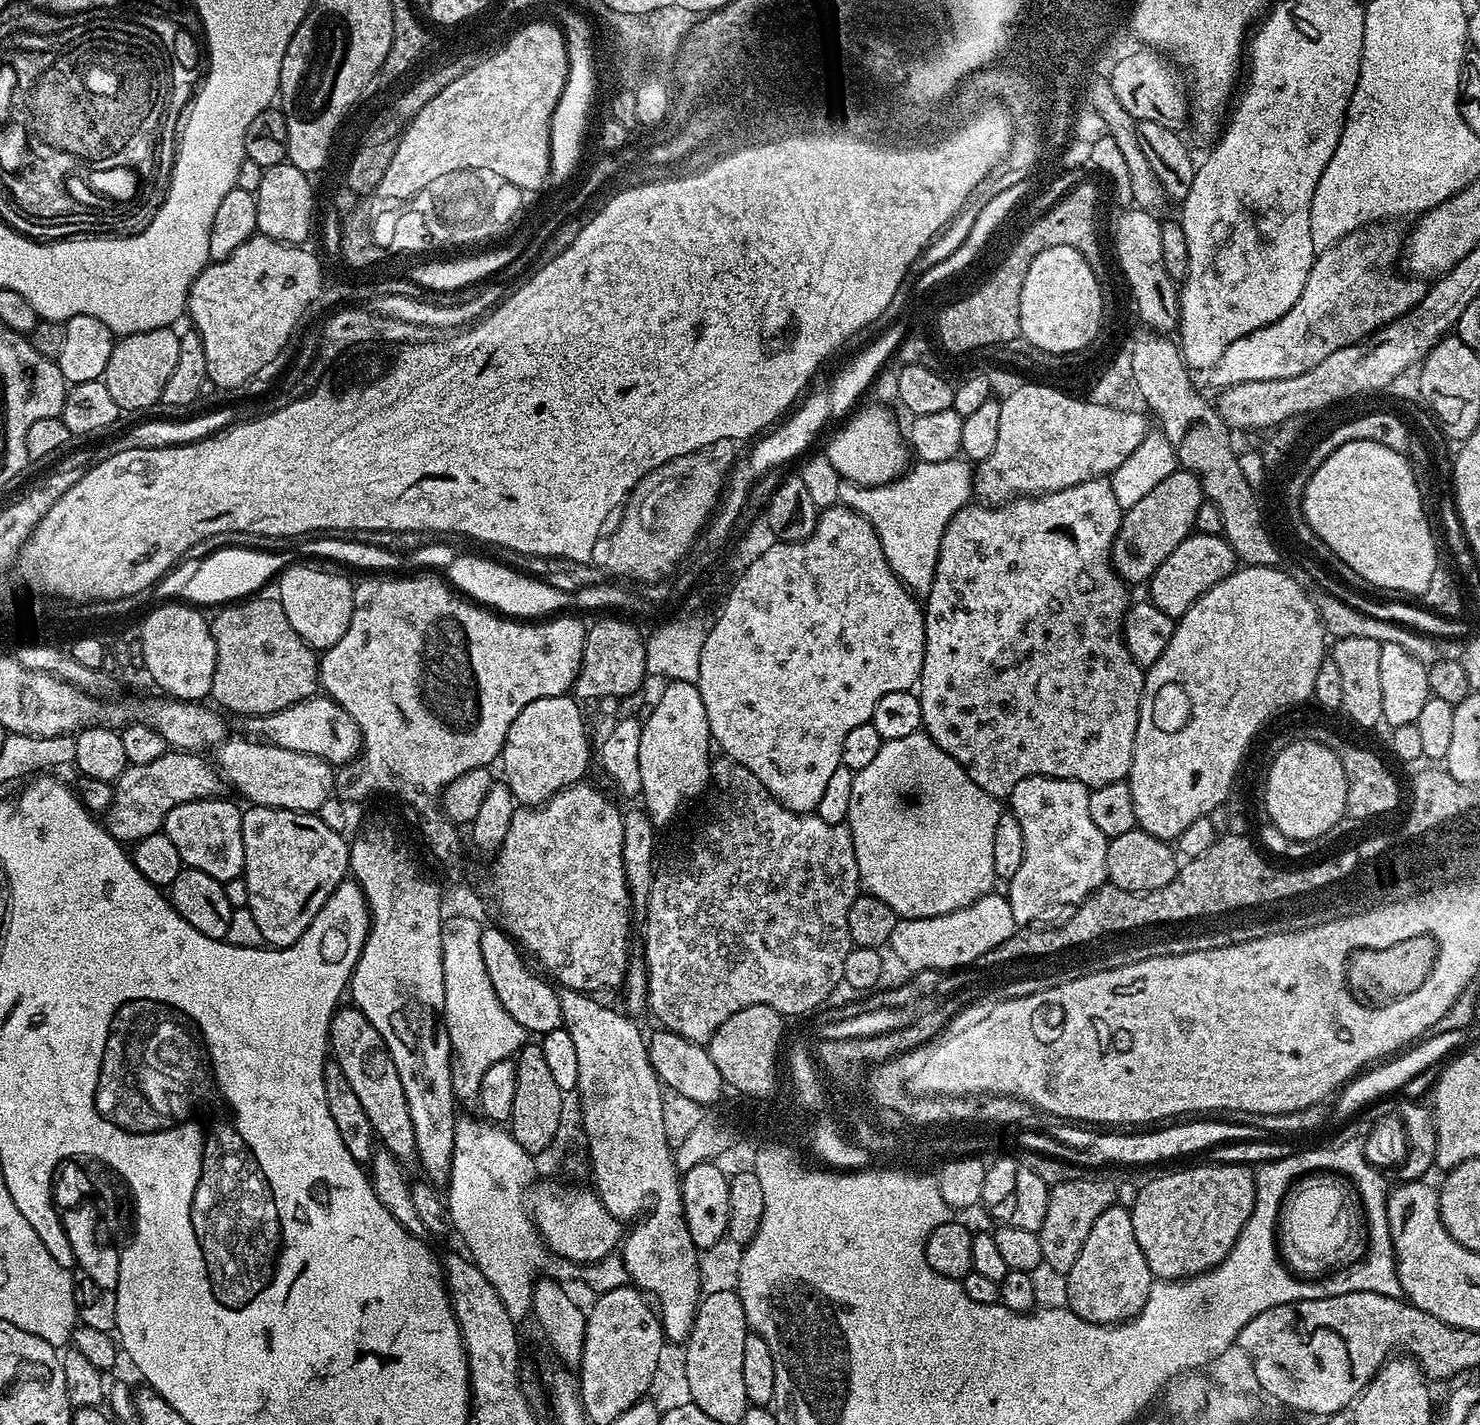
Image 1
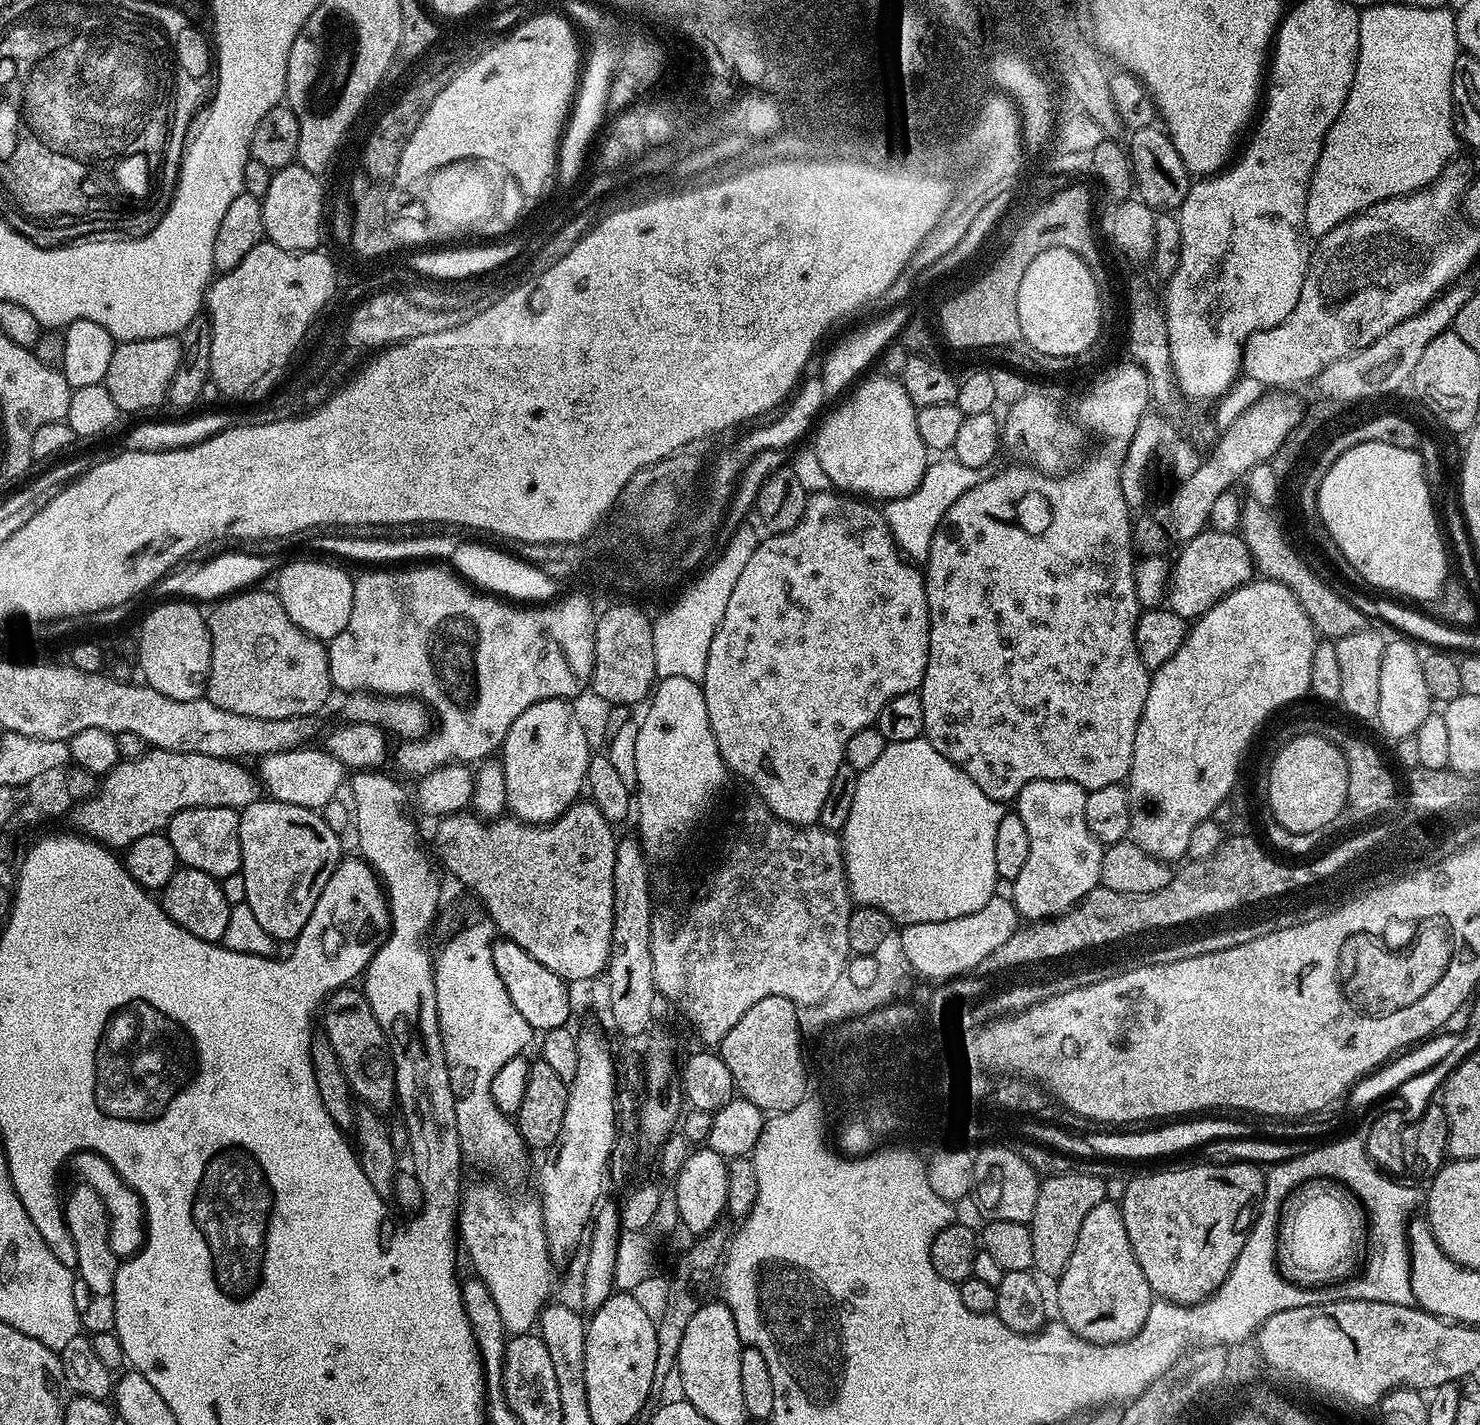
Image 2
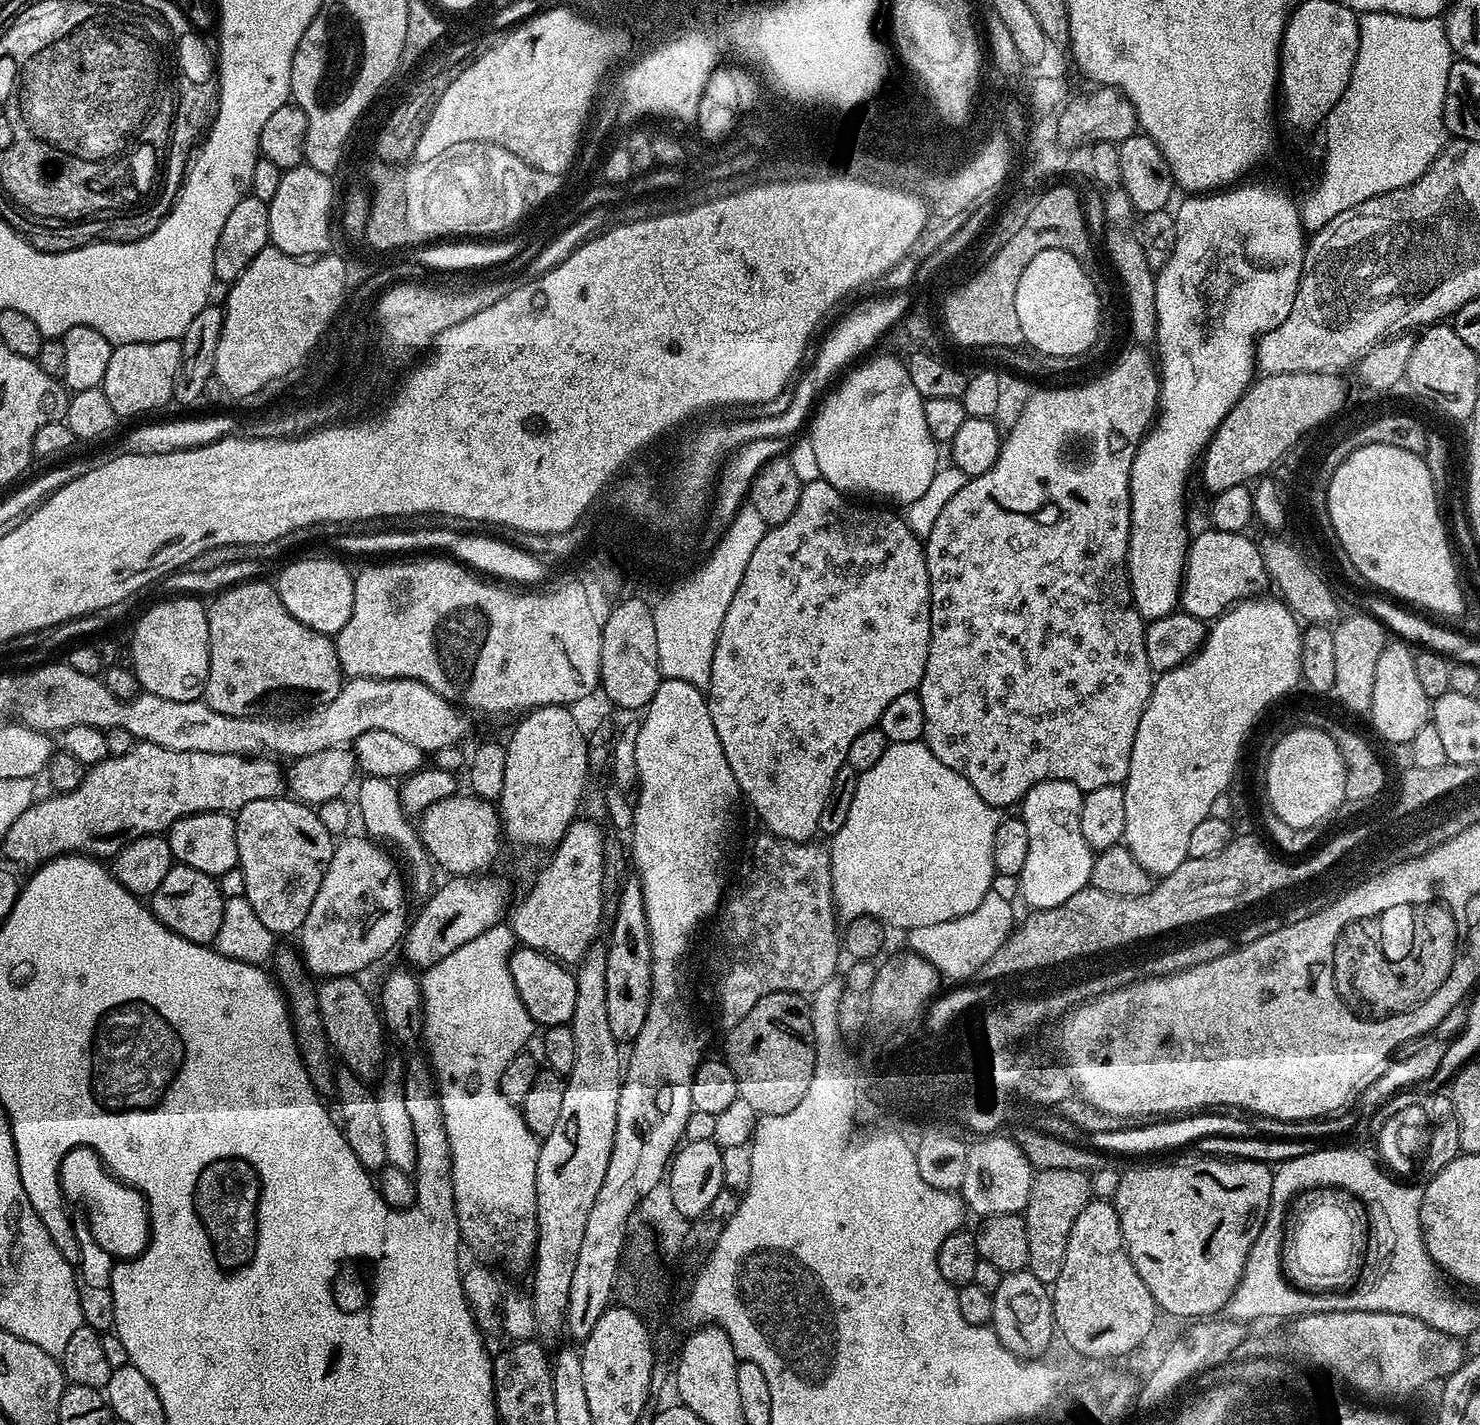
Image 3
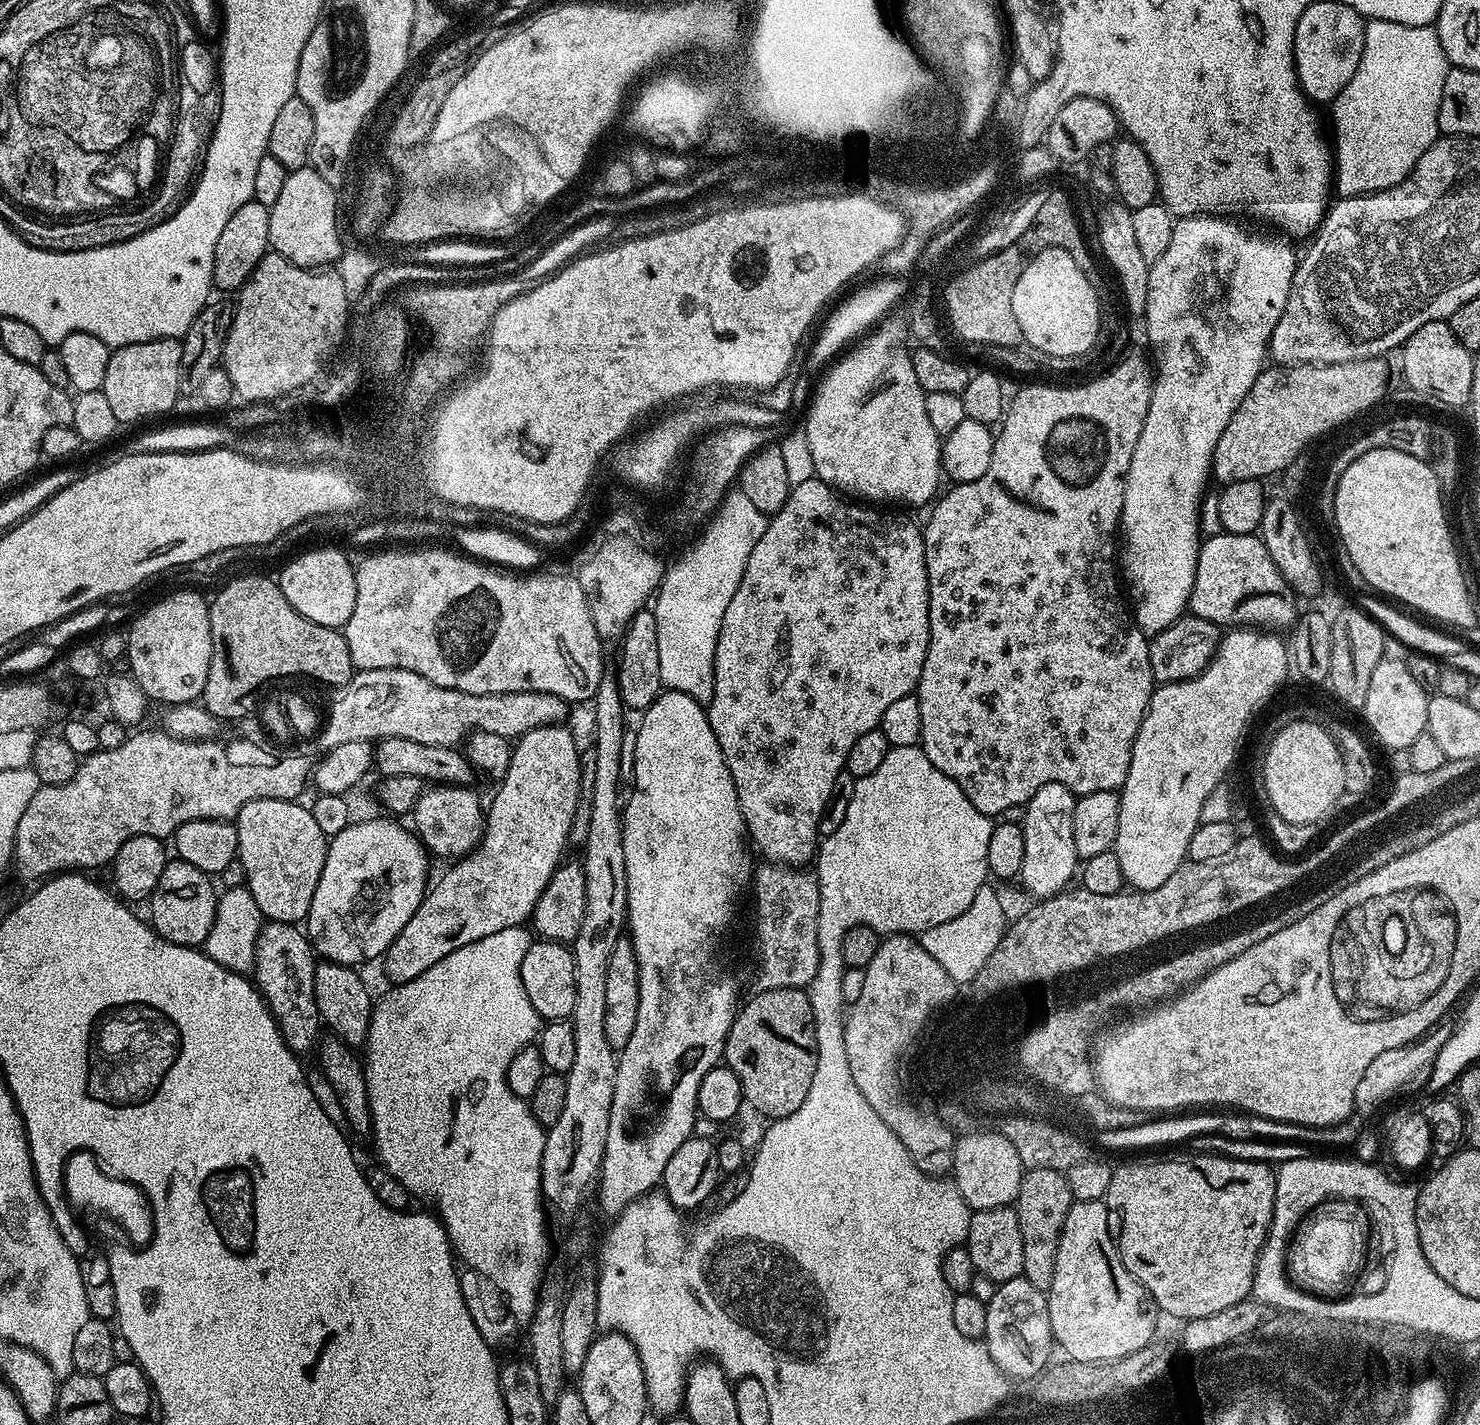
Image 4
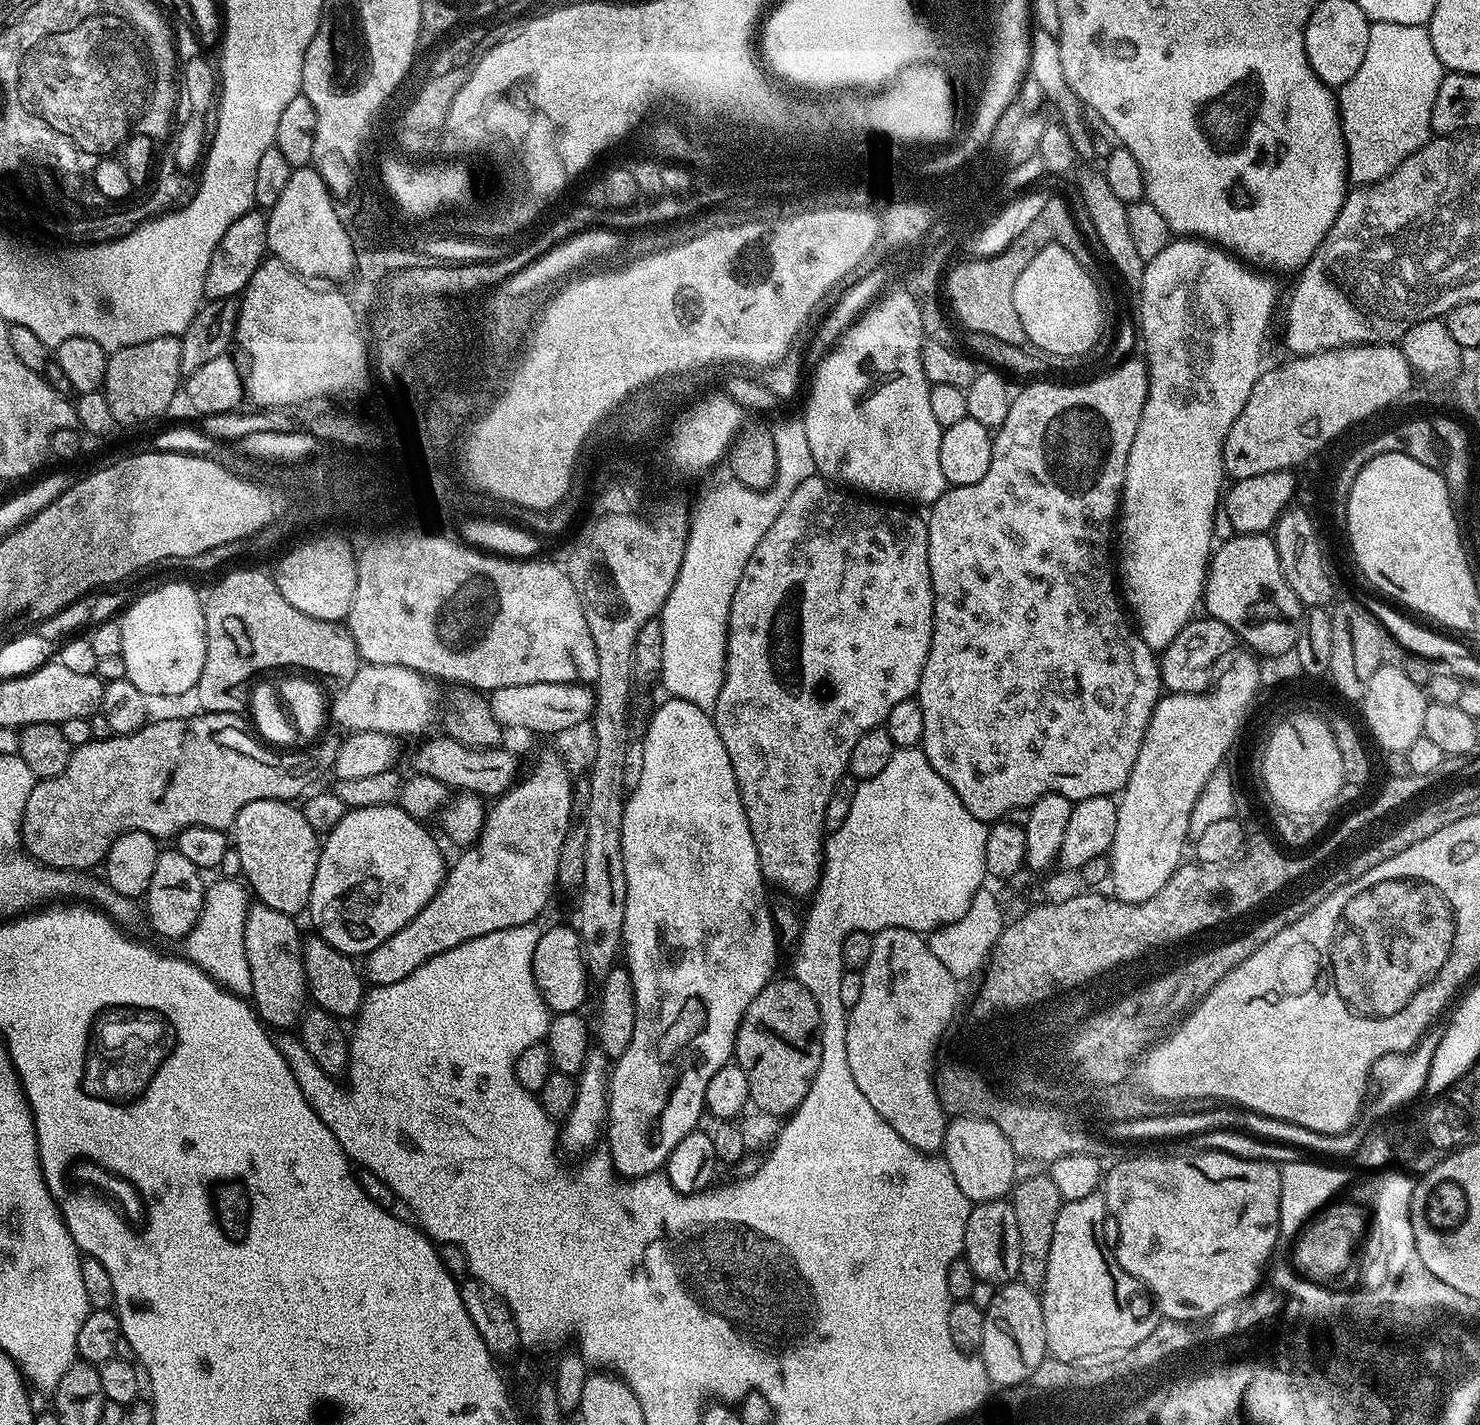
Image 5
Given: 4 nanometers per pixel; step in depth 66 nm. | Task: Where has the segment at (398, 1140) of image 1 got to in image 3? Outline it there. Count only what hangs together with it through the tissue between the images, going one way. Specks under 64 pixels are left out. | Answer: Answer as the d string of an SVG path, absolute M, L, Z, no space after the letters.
M329 976L321 979L316 988L316 997L318 1010L322 1014L322 1026L326 1026L328 1045L339 1063L360 1080L372 1082L379 1074L380 1063L384 1060L386 1028L377 1001L358 981L356 976Z

